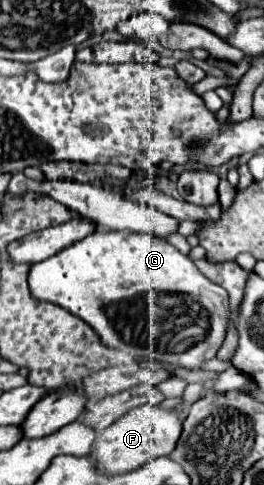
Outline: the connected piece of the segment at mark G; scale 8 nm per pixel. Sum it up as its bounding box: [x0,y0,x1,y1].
[29,229,229,367]

